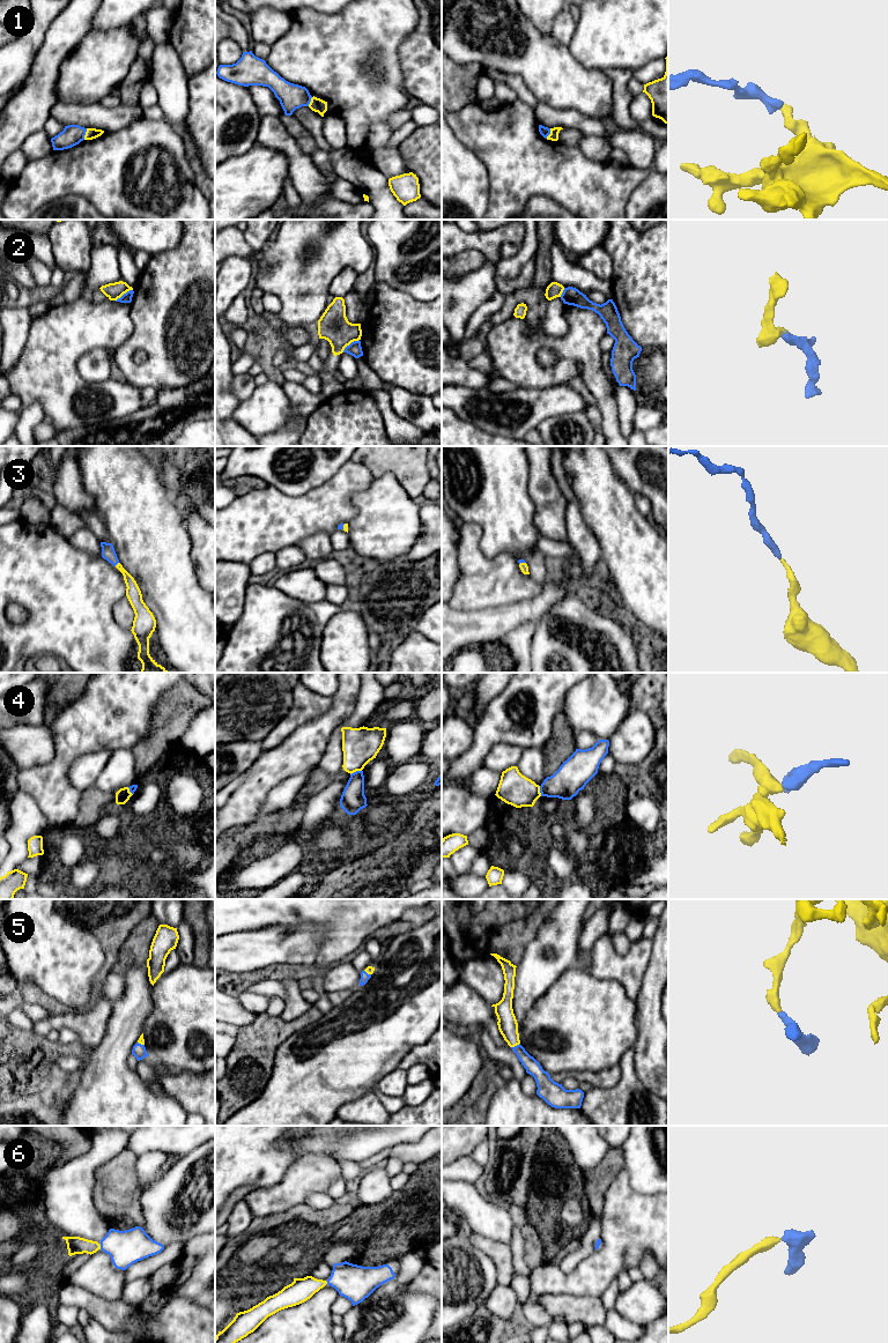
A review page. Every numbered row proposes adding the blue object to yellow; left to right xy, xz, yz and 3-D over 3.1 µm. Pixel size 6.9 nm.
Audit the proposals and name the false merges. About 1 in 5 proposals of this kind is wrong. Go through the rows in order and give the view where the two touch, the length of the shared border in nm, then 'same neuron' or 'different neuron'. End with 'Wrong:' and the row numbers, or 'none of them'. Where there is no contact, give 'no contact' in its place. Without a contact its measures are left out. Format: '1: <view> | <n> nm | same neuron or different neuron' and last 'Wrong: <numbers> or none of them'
1: xy | 80 nm | different neuron
2: xz | 150 nm | different neuron
3: xy | 40 nm | same neuron
4: xz | 90 nm | different neuron
5: yz | 70 nm | same neuron
6: xy | 30 nm | same neuron
Wrong: 1, 2, 4

